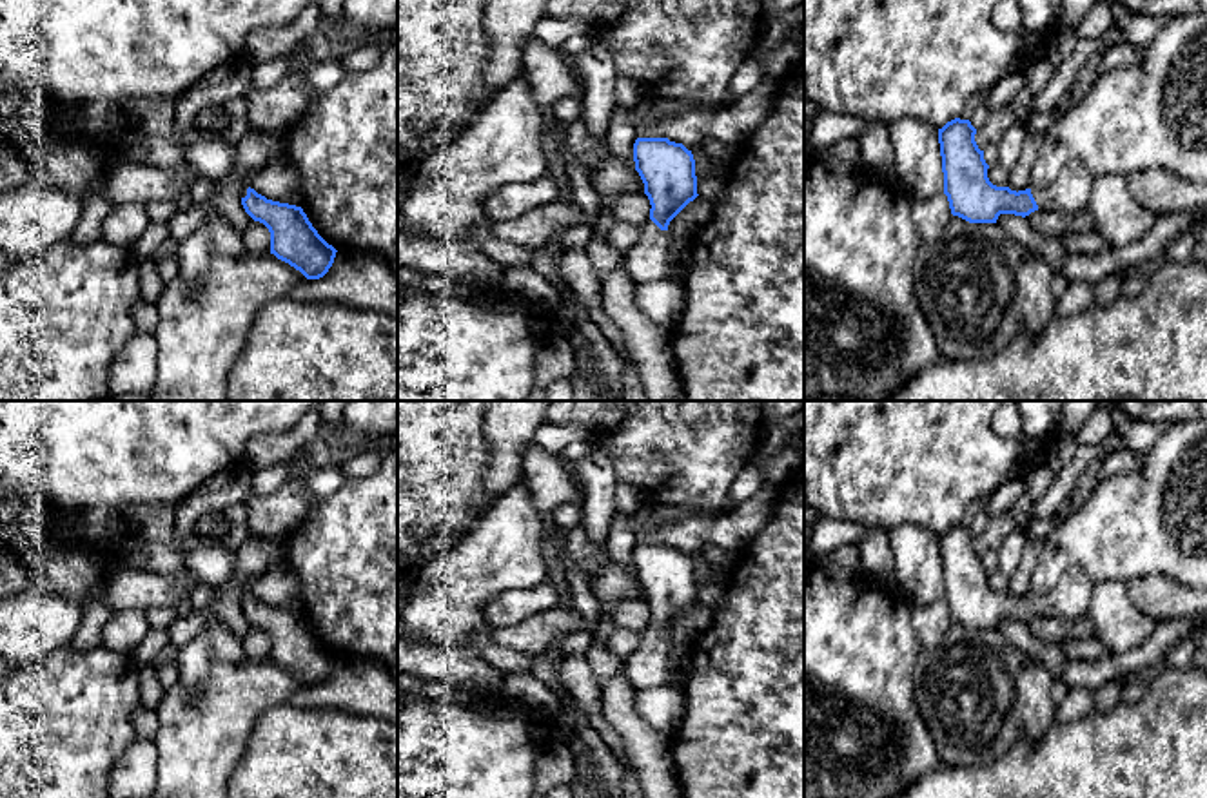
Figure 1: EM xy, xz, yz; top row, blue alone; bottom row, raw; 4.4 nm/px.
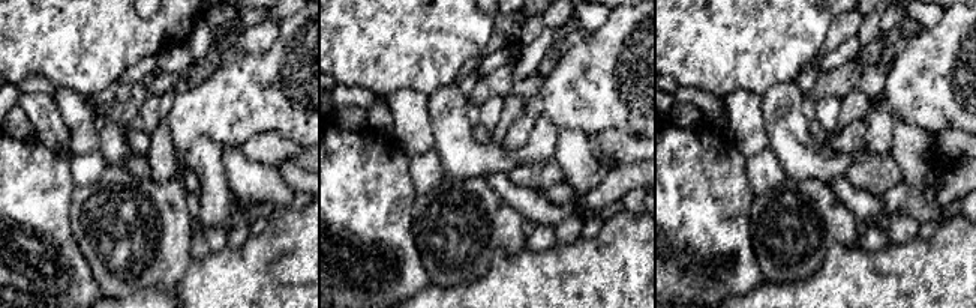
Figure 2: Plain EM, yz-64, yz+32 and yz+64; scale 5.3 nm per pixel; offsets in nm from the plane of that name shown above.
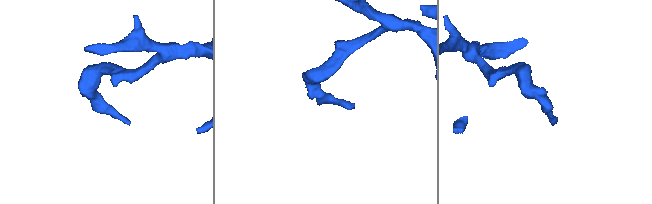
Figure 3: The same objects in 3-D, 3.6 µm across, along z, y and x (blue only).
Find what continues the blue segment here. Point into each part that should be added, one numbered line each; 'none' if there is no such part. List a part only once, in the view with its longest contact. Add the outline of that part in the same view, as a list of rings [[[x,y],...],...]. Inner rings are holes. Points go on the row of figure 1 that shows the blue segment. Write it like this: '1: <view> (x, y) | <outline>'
1: yz (1069, 193) | [[[1078,160],[1067,163],[1056,180],[1045,189],[1031,189],[1038,210],[1056,210],[1076,216],[1089,209],[1091,170]]]

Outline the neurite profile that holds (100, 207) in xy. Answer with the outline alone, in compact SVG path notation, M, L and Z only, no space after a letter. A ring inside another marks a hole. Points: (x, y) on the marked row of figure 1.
M103 172L89 185L83 192L83 212L78 227L74 229L71 239L82 245L89 245L96 239L102 239L102 225L105 216L114 209L113 203L98 194L98 185L103 178Z

